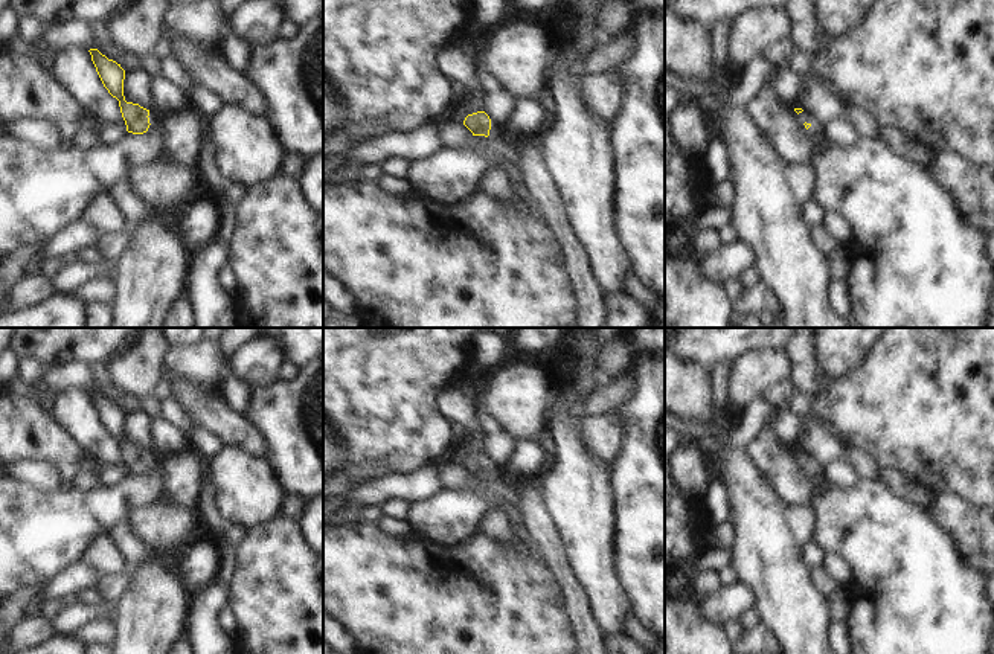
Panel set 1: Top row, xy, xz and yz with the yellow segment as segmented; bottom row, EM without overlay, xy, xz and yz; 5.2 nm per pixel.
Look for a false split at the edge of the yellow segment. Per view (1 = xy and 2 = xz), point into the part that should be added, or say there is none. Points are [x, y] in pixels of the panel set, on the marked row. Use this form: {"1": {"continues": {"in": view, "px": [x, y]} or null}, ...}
{"1": {"continues": {"in": "xy", "px": [182, 134]}}, "2": {"continues": {"in": "xz", "px": [528, 118]}}}

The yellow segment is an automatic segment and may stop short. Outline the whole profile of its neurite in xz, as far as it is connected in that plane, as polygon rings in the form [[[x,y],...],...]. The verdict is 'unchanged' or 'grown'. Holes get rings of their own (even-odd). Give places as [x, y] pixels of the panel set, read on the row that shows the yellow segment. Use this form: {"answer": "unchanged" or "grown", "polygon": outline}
{"answer": "grown", "polygon": [[[532,98],[515,99],[515,107],[505,123],[497,123],[485,111],[477,111],[468,114],[463,125],[473,136],[502,140],[503,145],[512,149],[520,137],[540,134],[549,120],[550,117],[540,107],[537,98]]]}

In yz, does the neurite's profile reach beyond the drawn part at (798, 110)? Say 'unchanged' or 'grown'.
grown

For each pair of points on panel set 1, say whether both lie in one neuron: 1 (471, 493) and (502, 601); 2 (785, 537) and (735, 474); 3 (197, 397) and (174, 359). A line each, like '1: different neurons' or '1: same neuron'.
1: different neurons
2: same neuron
3: different neurons

